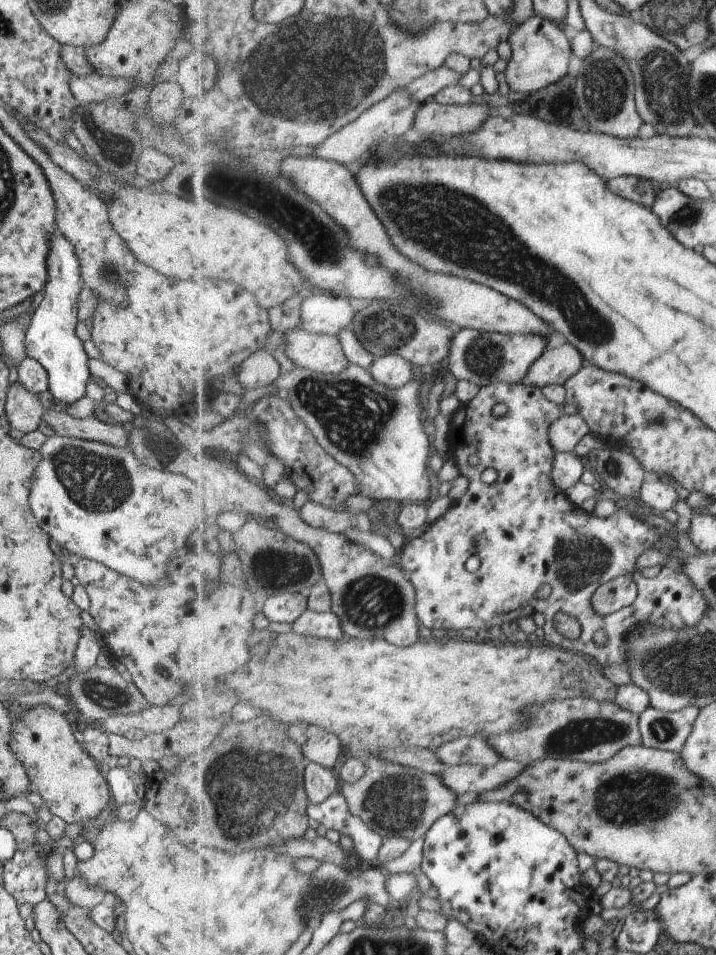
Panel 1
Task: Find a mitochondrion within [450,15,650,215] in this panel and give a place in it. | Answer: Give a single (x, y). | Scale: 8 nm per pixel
(607, 85)

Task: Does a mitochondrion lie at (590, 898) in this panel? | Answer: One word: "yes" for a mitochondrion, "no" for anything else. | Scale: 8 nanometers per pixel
no

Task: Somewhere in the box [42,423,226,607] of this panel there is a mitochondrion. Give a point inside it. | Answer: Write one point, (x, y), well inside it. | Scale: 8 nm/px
(99, 483)

